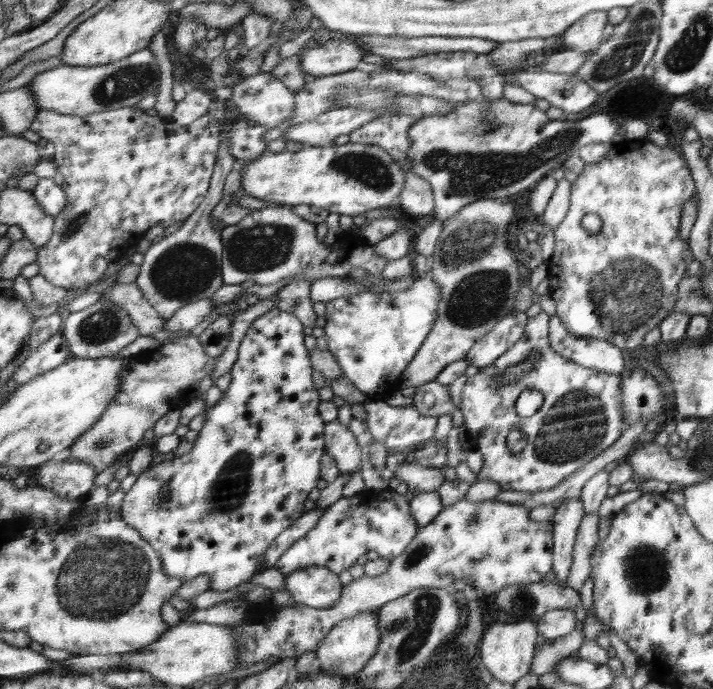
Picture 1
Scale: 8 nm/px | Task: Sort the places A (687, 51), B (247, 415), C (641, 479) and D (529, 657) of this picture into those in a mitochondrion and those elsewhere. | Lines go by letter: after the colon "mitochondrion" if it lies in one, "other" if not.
A: mitochondrion
B: other
C: other
D: other

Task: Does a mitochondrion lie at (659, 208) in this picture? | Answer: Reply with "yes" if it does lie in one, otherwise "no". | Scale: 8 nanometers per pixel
no

